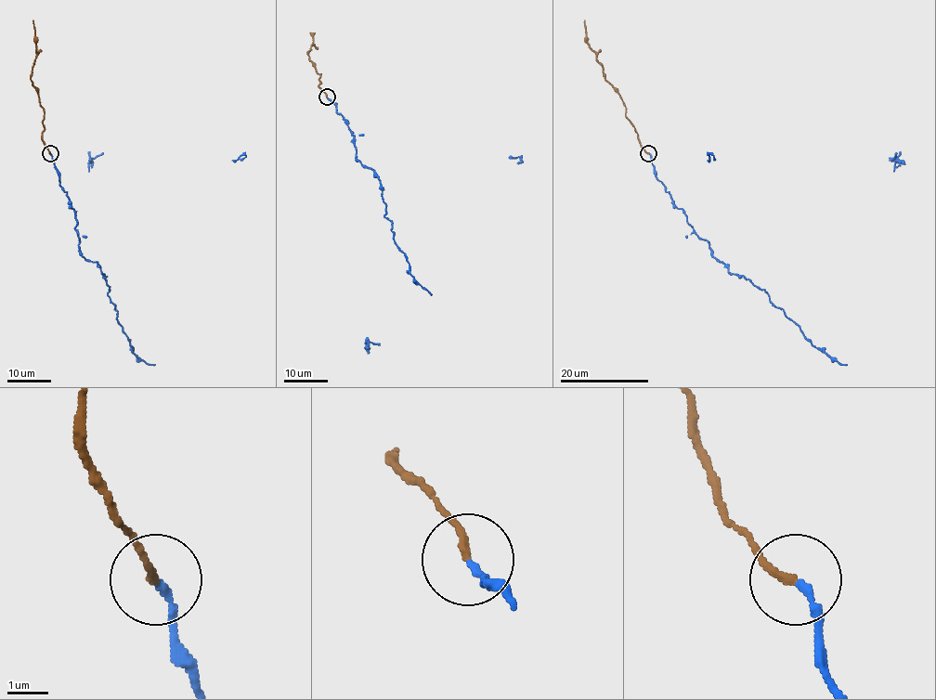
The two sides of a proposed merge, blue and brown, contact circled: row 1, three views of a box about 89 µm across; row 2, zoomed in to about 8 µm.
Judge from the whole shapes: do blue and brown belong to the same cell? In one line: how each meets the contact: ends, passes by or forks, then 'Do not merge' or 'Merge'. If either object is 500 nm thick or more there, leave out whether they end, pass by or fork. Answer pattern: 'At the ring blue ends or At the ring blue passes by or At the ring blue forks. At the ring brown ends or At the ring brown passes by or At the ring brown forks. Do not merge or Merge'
At the ring blue ends. At the ring brown ends. Merge

